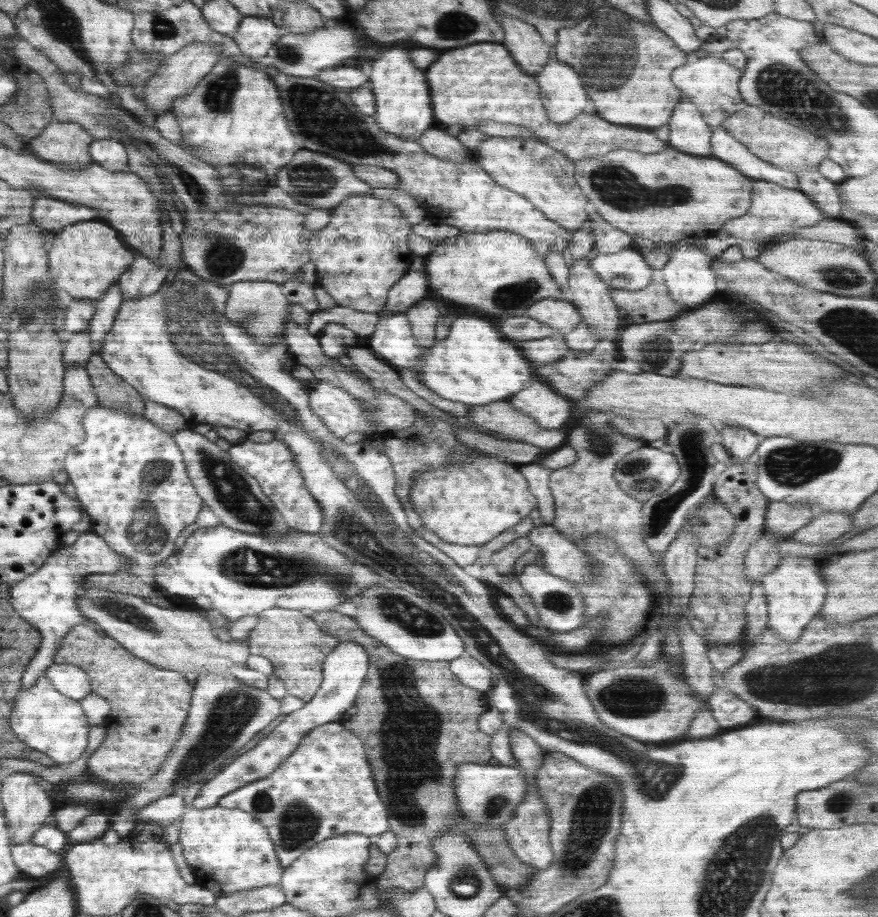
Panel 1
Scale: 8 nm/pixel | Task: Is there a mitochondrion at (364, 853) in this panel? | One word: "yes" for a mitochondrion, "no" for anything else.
no

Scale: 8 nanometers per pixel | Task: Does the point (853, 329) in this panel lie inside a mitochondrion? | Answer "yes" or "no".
yes

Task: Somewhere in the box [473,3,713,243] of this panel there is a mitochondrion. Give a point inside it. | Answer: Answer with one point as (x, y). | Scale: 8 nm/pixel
(622, 58)

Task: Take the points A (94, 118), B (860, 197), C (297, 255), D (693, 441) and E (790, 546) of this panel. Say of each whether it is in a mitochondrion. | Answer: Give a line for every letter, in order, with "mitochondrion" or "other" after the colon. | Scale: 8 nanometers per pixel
A: mitochondrion
B: other
C: other
D: mitochondrion
E: other

